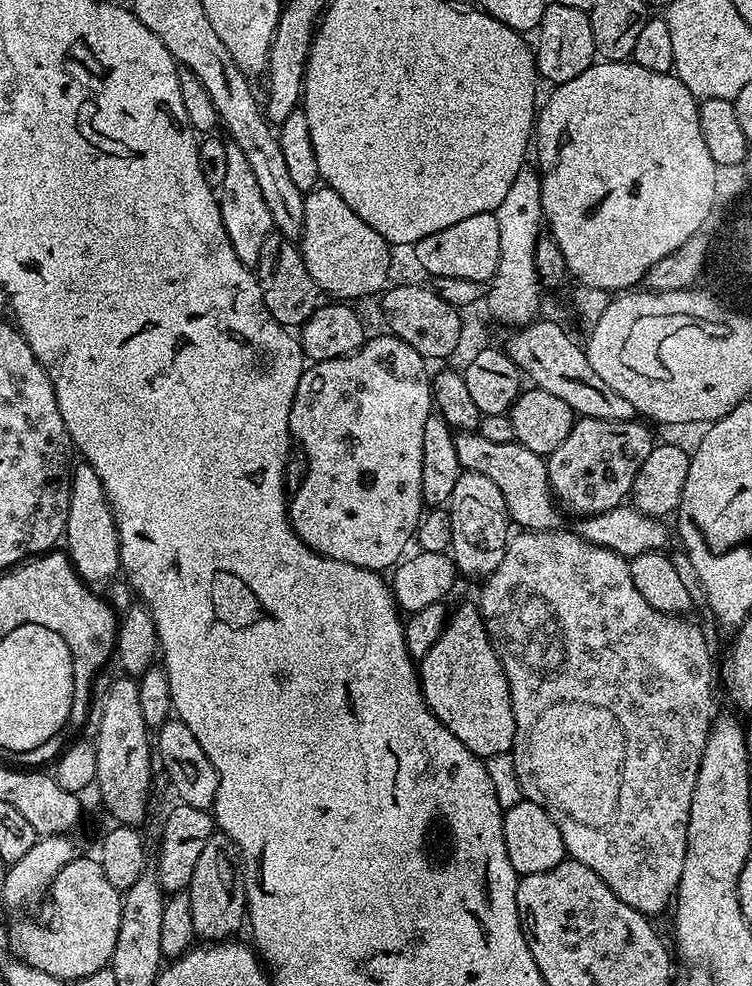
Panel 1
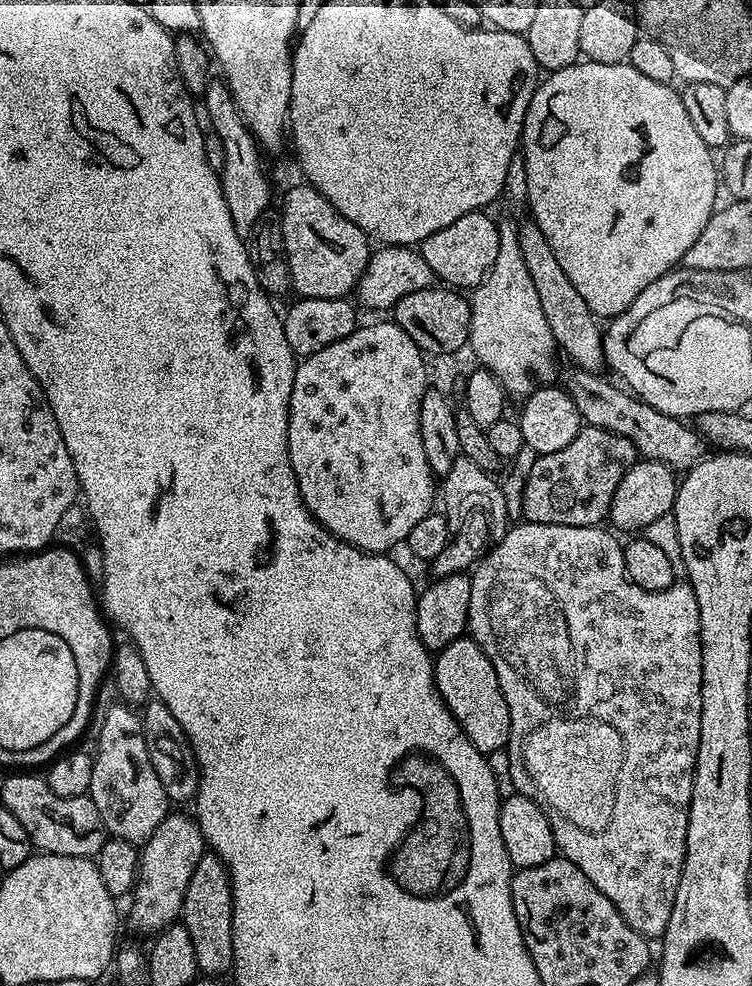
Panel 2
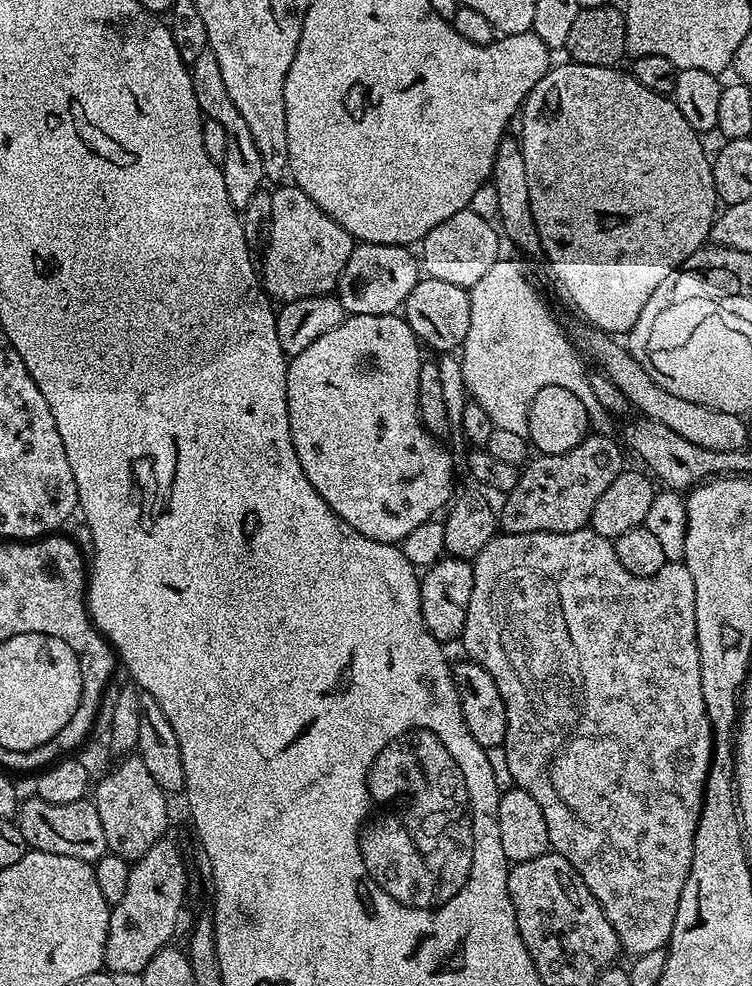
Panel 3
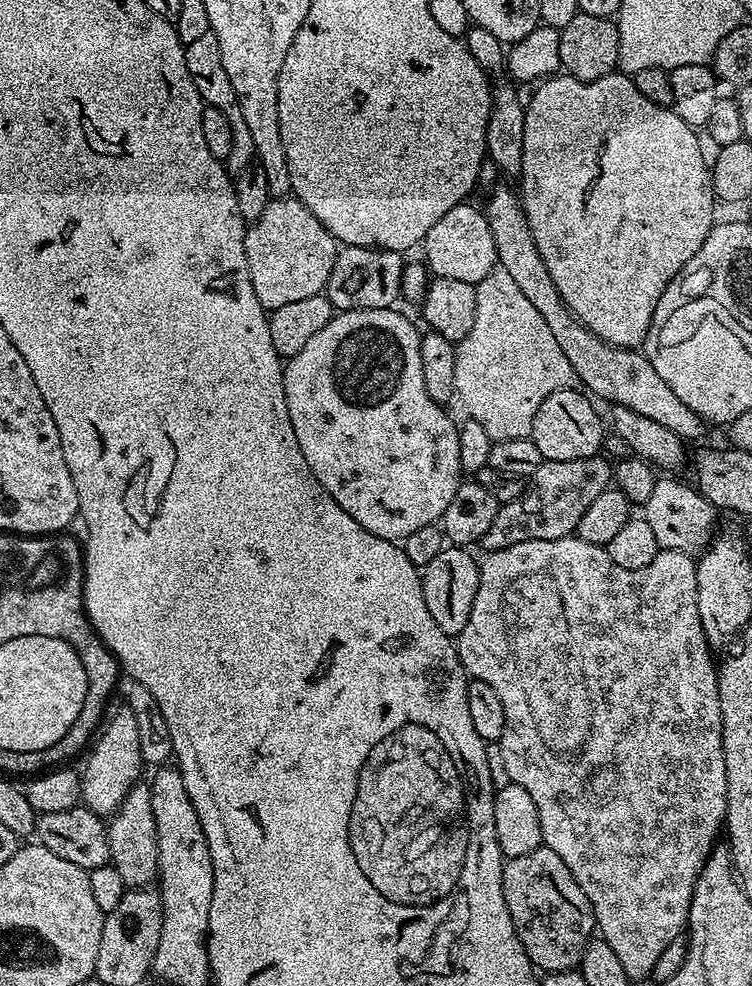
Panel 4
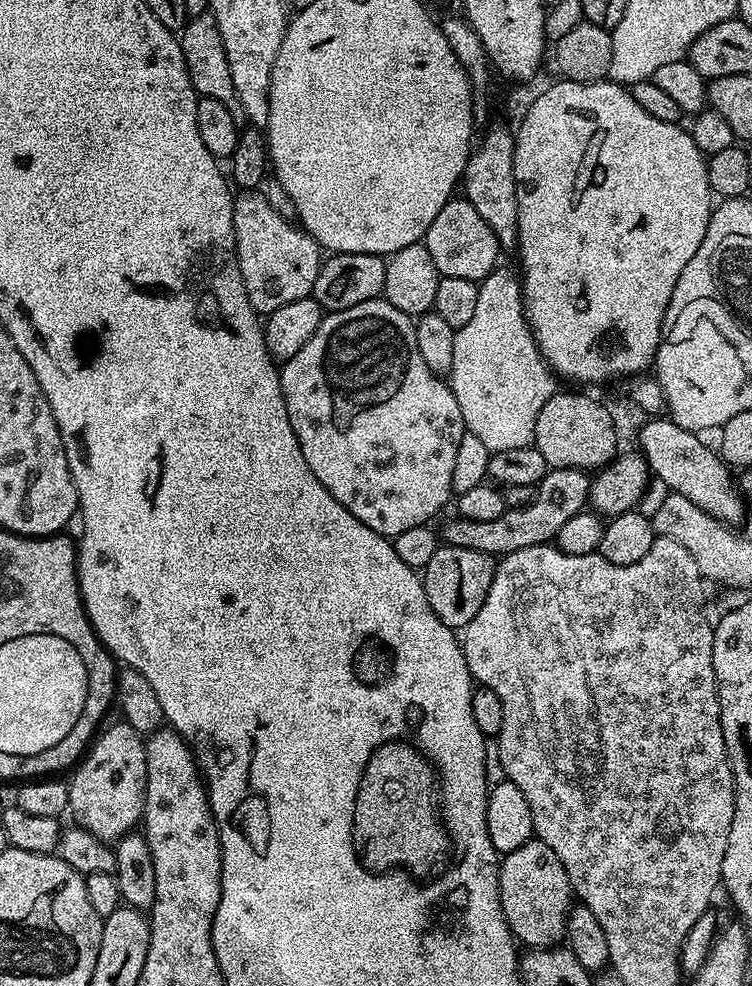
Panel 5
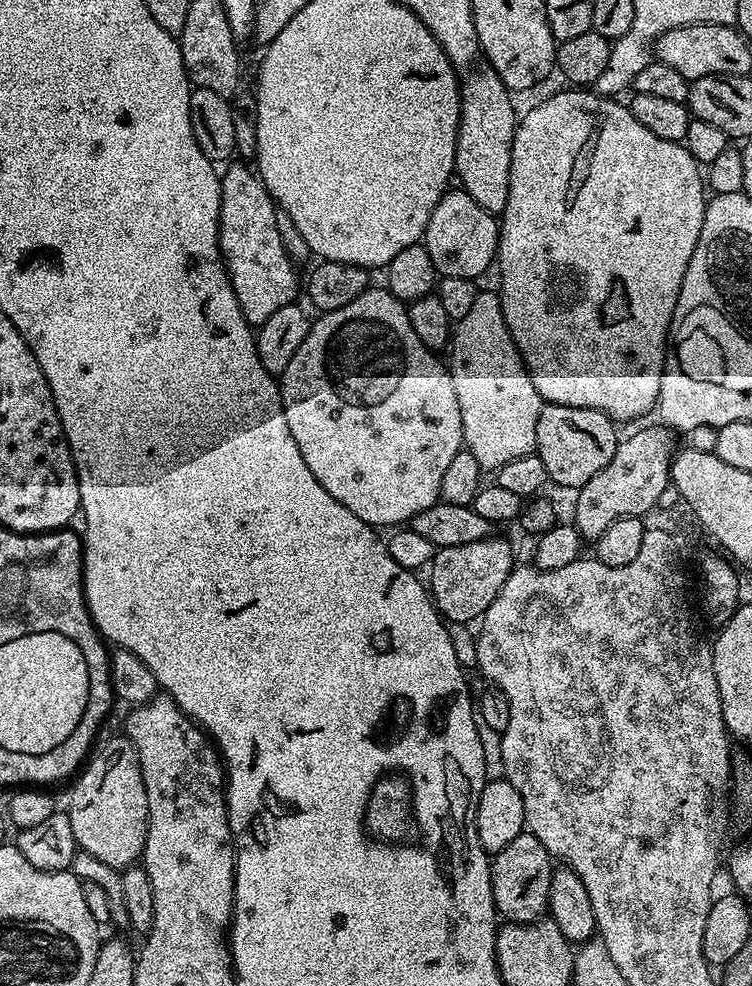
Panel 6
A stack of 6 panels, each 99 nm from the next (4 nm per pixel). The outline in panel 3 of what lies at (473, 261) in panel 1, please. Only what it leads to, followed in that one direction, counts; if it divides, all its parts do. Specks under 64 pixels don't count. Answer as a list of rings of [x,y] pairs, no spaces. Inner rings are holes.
[[[467,207],[458,214],[450,214],[446,222],[438,222],[438,226],[434,226],[434,230],[430,230],[430,234],[426,234],[422,241],[423,271],[434,278],[442,278],[442,282],[454,282],[454,286],[462,286],[469,290],[502,256],[502,236],[494,227],[493,221],[491,224],[486,217],[472,211],[471,207]]]

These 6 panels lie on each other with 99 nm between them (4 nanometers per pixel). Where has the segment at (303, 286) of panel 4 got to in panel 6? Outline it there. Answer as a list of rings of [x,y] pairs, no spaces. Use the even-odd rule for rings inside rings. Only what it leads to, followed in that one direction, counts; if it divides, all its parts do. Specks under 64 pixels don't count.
[[[229,163],[220,176],[220,254],[246,322],[259,326],[274,310],[282,310],[297,299],[302,280],[296,277],[297,265],[282,246],[273,198],[259,175],[244,164]]]

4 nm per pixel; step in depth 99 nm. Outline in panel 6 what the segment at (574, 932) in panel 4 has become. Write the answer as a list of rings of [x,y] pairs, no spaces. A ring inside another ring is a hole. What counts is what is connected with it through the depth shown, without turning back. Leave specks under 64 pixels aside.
[[[520,832],[518,838],[510,842],[510,846],[502,846],[502,850],[491,857],[490,863],[490,886],[496,911],[505,921],[513,924],[531,924],[548,912],[554,858],[546,850],[546,846],[542,846],[542,842],[534,838],[532,832]]]

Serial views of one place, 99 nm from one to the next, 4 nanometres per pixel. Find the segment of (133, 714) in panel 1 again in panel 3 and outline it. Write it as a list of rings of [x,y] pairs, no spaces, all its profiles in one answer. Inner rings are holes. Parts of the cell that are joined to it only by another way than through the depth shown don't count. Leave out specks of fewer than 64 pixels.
[[[128,754],[113,766],[100,781],[94,784],[94,803],[98,818],[102,818],[102,831],[106,833],[106,846],[113,856],[135,862],[142,858],[154,842],[165,839],[168,828],[169,797],[154,782],[146,762],[139,754]],[[96,792],[96,796],[95,796]]]

